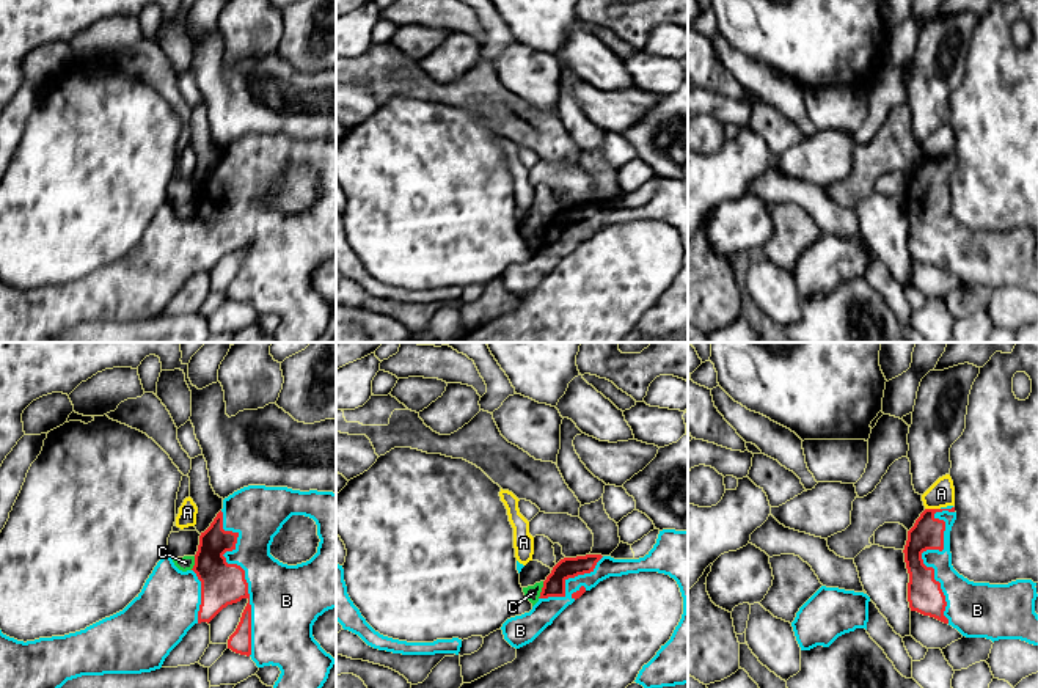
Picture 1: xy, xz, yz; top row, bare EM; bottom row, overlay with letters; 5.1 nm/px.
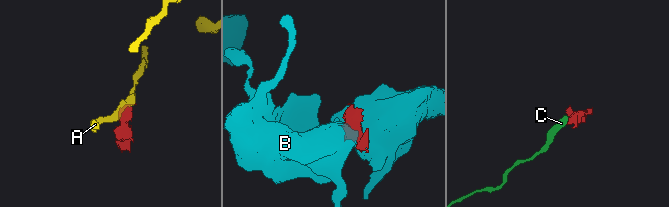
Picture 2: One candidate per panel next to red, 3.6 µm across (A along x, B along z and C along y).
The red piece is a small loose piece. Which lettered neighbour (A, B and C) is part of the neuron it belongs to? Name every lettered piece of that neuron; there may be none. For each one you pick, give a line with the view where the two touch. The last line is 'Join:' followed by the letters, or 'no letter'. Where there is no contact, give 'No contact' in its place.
B: Touches red in xy
Join: B

